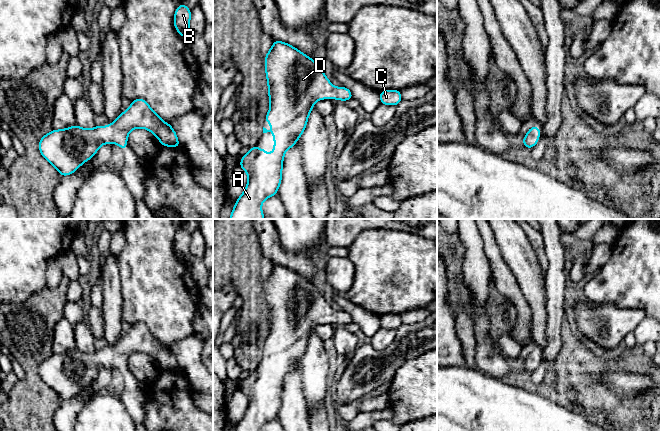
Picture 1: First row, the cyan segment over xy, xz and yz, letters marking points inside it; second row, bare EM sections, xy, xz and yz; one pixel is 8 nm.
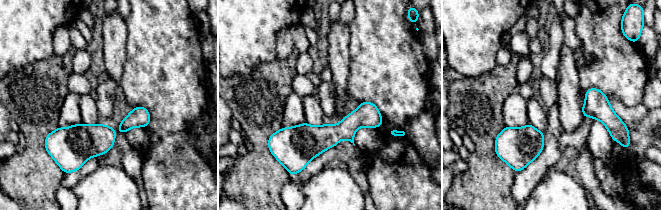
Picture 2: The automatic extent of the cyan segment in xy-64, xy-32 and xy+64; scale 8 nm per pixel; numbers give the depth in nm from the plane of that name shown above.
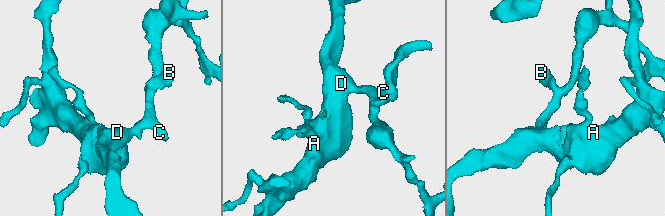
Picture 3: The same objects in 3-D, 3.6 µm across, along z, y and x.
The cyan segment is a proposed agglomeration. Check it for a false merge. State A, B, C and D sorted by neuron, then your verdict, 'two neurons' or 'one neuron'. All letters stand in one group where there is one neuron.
A B C D; one neuron

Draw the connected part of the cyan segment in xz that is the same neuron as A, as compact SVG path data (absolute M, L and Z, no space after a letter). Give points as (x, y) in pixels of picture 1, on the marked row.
M275 40L266 54L265 70L270 109L264 121L274 128L267 130L263 127L263 133L274 134L274 152L268 155L265 149L259 149L256 145L242 156L239 165L246 171L249 179L243 194L236 200L229 219L264 219L261 204L277 194L282 179L284 154L300 139L314 103L329 98L341 101L353 99L351 91L346 87L335 88L312 58L282 41Z

